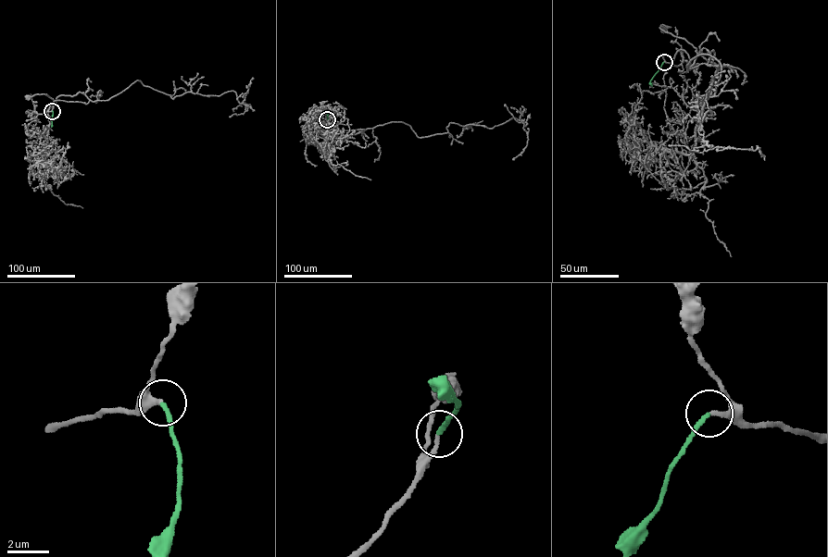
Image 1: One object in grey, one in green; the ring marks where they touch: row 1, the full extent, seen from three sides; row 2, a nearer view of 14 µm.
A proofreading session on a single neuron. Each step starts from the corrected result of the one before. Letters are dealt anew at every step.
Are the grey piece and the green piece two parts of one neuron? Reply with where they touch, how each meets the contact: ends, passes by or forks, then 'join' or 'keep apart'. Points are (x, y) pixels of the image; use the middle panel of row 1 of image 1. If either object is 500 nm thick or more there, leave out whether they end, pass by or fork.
(327, 119) | grey ends | green ends | join

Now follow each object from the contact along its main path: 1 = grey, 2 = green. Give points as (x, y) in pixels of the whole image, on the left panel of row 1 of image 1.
1: (52, 111), (47, 111), (54, 101), (89, 100), (79, 92), (59, 95), (55, 104), (43, 93), (28, 97)
2: (52, 111), (51, 127)

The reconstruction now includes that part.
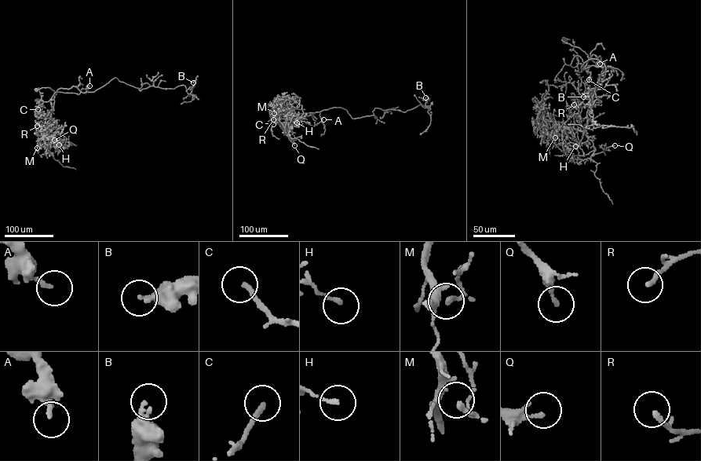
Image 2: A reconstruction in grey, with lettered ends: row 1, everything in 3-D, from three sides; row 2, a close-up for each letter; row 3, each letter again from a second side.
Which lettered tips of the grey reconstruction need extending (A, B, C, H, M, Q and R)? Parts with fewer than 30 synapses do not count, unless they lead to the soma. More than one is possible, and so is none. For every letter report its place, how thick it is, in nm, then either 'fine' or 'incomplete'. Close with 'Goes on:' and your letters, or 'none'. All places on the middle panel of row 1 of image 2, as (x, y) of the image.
A: place (323, 119); calibre 160 nm; fine
B: place (425, 97); calibre 280 nm; fine
C: place (273, 124); calibre 220 nm; incomplete
H: place (297, 122); calibre 150 nm; fine
M: place (274, 113); calibre 130 nm; fine
Q: place (294, 145); calibre 130 nm; fine
R: place (273, 119); calibre 190 nm; incomplete
Goes on: C, R

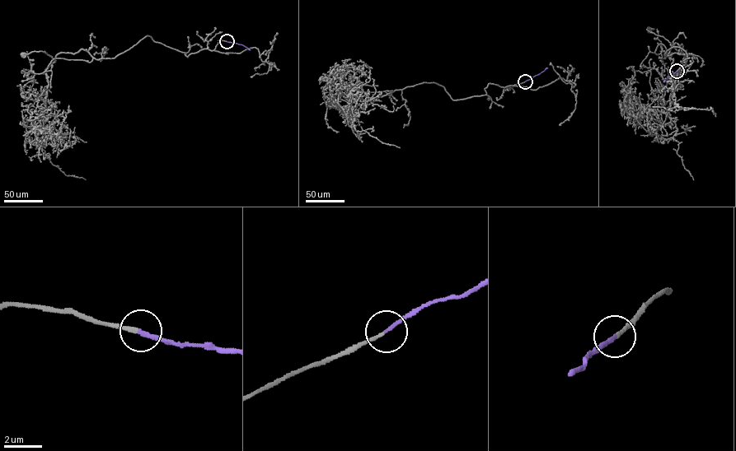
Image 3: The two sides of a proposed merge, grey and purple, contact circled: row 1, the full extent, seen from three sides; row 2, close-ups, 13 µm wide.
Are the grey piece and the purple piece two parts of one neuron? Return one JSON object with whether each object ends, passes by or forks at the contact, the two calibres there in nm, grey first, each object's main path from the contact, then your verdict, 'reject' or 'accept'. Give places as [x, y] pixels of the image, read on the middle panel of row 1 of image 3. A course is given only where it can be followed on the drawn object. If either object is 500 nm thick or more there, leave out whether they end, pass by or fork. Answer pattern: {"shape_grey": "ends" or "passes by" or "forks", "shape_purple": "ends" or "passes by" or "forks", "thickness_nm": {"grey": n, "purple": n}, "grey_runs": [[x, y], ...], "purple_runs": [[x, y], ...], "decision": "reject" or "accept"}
{"shape_grey": "ends", "shape_purple": "ends", "thickness_nm": {"grey": 180, "purple": 200}, "grey_runs": [[525, 81], [489, 83], [485, 95], [455, 99], [443, 86], [425, 82], [356, 110], [339, 74], [322, 79]], "purple_runs": [[525, 81], [547, 67]], "decision": "accept"}

